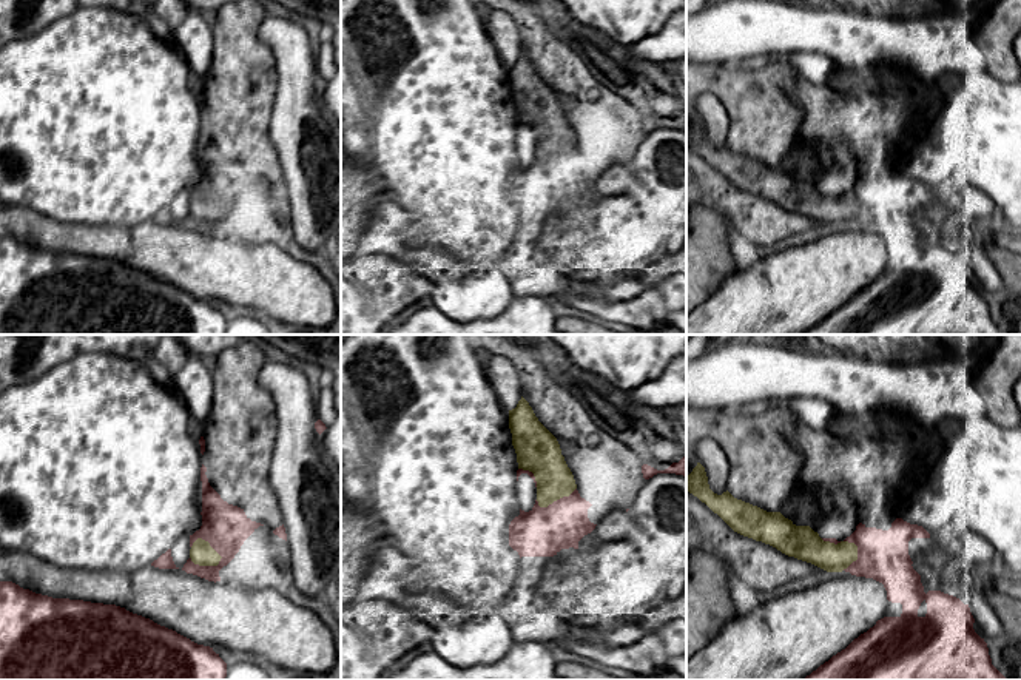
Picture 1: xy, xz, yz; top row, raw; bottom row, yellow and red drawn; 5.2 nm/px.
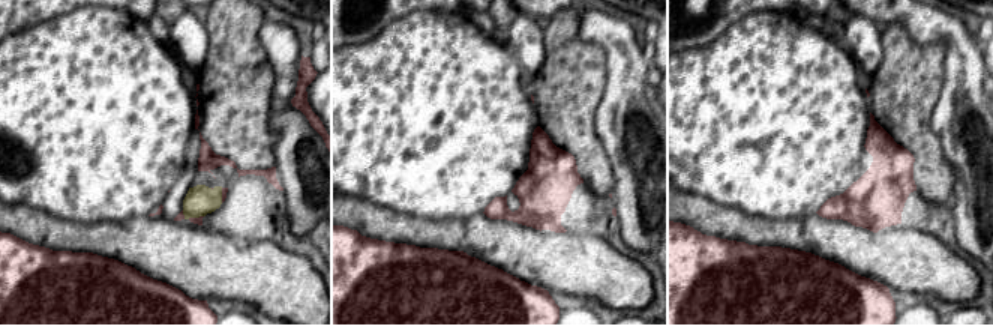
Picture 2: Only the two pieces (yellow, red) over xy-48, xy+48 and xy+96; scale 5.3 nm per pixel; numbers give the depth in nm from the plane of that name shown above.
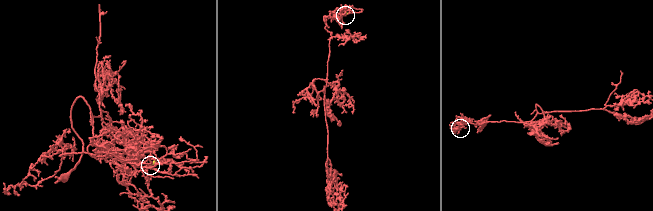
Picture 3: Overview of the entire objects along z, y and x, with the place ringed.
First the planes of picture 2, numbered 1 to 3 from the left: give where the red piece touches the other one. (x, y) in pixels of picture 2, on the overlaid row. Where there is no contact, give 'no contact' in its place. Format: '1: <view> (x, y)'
1: xy-48 (195, 217)
2: no contact
3: no contact

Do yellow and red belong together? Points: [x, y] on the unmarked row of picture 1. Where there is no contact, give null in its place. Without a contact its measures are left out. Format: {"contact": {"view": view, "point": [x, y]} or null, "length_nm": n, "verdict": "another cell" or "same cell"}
{"contact": {"view": "xy", "point": [213, 204]}, "length_nm": 190, "verdict": "another cell"}

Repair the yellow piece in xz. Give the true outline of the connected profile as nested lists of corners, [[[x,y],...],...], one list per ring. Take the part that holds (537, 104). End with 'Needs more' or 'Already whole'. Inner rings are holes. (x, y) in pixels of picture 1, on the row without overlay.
[[[523,51],[517,62],[509,65],[509,83],[518,123],[529,125],[535,131],[538,160],[548,162],[554,156],[569,151],[577,139],[561,109],[560,99],[538,76]]]. Already whole

